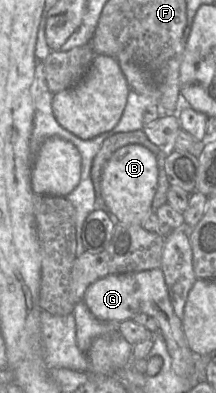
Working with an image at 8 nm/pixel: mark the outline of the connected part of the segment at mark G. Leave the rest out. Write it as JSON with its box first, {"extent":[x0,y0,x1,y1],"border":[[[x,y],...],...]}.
{"extent":[83,269,195,377],"border":[[[160,269],[108,275],[86,289],[83,301],[91,313],[104,322],[118,324],[132,320],[138,314],[153,317],[158,323],[159,331],[152,335],[160,334],[164,338],[171,357],[172,370],[180,377],[190,373],[195,354],[186,341],[182,320],[174,312],[164,275]]]}

